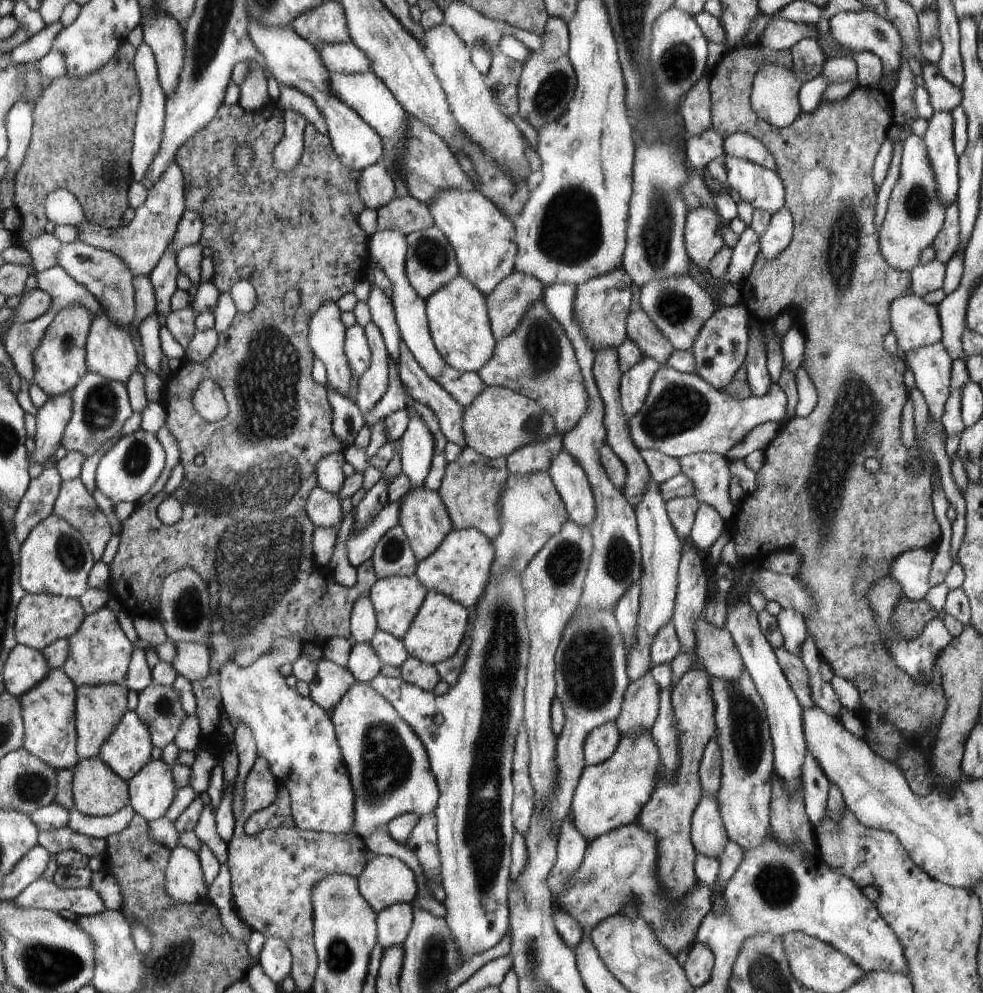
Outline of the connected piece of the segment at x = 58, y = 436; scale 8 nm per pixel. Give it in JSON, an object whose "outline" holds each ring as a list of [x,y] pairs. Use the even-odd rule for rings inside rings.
{"outline":[[[73,390],[49,397],[36,416],[34,462],[42,464],[61,445],[61,440],[73,413]]]}

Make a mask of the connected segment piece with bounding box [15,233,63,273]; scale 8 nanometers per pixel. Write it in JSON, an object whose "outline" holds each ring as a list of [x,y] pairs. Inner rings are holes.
{"outline":[[[42,233],[28,243],[15,240],[15,246],[20,244],[30,253],[35,272],[39,273],[58,265],[58,253],[63,243],[55,234]]]}

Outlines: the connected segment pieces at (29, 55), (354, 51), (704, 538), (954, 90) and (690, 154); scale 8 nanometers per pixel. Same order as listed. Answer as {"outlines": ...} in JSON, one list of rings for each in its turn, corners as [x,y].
{"outlines":[[[[46,25],[44,30],[30,37],[26,42],[17,46],[11,51],[11,65],[19,67],[28,62],[39,60],[40,57],[48,52],[50,44],[53,42],[57,33],[57,25]]],[[[352,42],[323,44],[316,46],[323,63],[328,71],[332,73],[367,73],[371,71],[369,59]]],[[[699,503],[688,539],[698,551],[704,552],[716,542],[726,527],[729,527],[728,522],[723,520],[714,507]]],[[[926,61],[921,64],[926,90],[930,95],[930,100],[935,110],[934,113],[940,111],[953,111],[961,104],[963,92],[960,87],[955,87],[943,77],[941,66]]],[[[713,128],[699,137],[687,136],[685,154],[690,168],[702,177],[708,162],[725,154],[723,138]]]]}

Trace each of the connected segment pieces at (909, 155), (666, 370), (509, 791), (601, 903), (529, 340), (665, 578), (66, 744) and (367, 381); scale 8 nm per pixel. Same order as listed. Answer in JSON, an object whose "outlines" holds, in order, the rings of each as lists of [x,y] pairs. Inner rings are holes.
{"outlines":[[[[911,134],[903,144],[901,167],[899,178],[890,193],[887,211],[882,224],[879,226],[879,245],[882,256],[886,262],[897,271],[911,272],[920,263],[920,254],[925,248],[932,245],[934,239],[939,235],[940,229],[945,221],[947,206],[943,203],[933,166],[931,165],[928,151],[921,136]]],[[[664,365],[654,375],[651,387],[642,405],[633,417],[629,418],[629,433],[634,446],[639,450],[656,449],[672,458],[682,458],[692,453],[718,453],[726,456],[727,452],[740,442],[750,430],[766,421],[780,422],[786,414],[786,393],[778,384],[771,384],[768,394],[761,397],[751,395],[737,399],[726,392],[712,388],[696,373],[679,373]]],[[[509,567],[503,574],[503,578],[498,581],[488,582],[488,588],[485,590],[484,596],[480,602],[476,604],[476,610],[472,614],[472,626],[469,628],[469,649],[468,654],[459,674],[458,680],[455,685],[442,696],[429,695],[425,690],[413,684],[407,683],[401,676],[387,677],[378,674],[376,678],[373,678],[369,685],[374,690],[378,691],[390,701],[390,704],[397,710],[400,718],[410,725],[410,728],[418,735],[418,738],[422,741],[424,748],[426,749],[431,771],[434,773],[434,778],[439,790],[439,799],[437,807],[435,808],[436,828],[437,828],[437,841],[439,846],[439,855],[441,858],[441,885],[446,893],[446,902],[443,903],[447,908],[448,914],[446,914],[446,922],[449,926],[449,931],[453,934],[453,939],[459,948],[461,954],[461,964],[474,954],[480,954],[490,950],[493,946],[496,946],[505,936],[509,930],[509,906],[508,906],[508,881],[509,870],[511,865],[511,844],[514,836],[513,825],[513,782],[511,779],[512,774],[512,757],[513,757],[513,744],[517,733],[518,725],[521,724],[524,714],[525,703],[525,686],[527,683],[527,664],[529,661],[529,634],[525,623],[525,600],[524,591],[522,590],[520,577],[513,567]]],[[[636,823],[624,825],[607,832],[594,839],[587,845],[581,867],[569,878],[567,889],[563,893],[553,894],[553,902],[562,910],[567,911],[582,929],[592,927],[609,916],[614,916],[623,905],[629,901],[633,903],[637,914],[645,918],[646,922],[656,931],[659,941],[676,956],[688,943],[694,941],[694,934],[698,930],[702,918],[712,908],[712,890],[705,884],[697,884],[692,893],[687,895],[684,903],[672,907],[667,897],[659,892],[659,882],[656,880],[657,845],[652,833],[643,831]]],[[[543,296],[525,312],[512,334],[497,340],[490,360],[477,372],[487,387],[504,387],[535,400],[550,416],[554,426],[564,436],[578,426],[580,419],[587,413],[589,396],[577,363],[574,347],[563,330],[562,325],[546,308]]],[[[651,478],[643,501],[635,508],[637,516],[637,527],[641,540],[641,569],[639,578],[641,595],[639,598],[639,611],[637,616],[637,629],[635,638],[637,641],[627,652],[626,674],[630,682],[642,678],[653,667],[651,661],[651,646],[655,634],[672,620],[675,609],[675,598],[677,593],[677,572],[682,556],[683,542],[676,534],[668,513],[659,493],[659,485]]],[[[50,669],[42,681],[19,696],[24,725],[24,750],[54,770],[73,769],[81,759],[77,753],[75,700],[77,686],[62,669]]],[[[374,324],[363,327],[371,350],[370,368],[359,378],[355,403],[364,418],[375,407],[388,390],[389,366],[387,351],[382,333]]]]}

